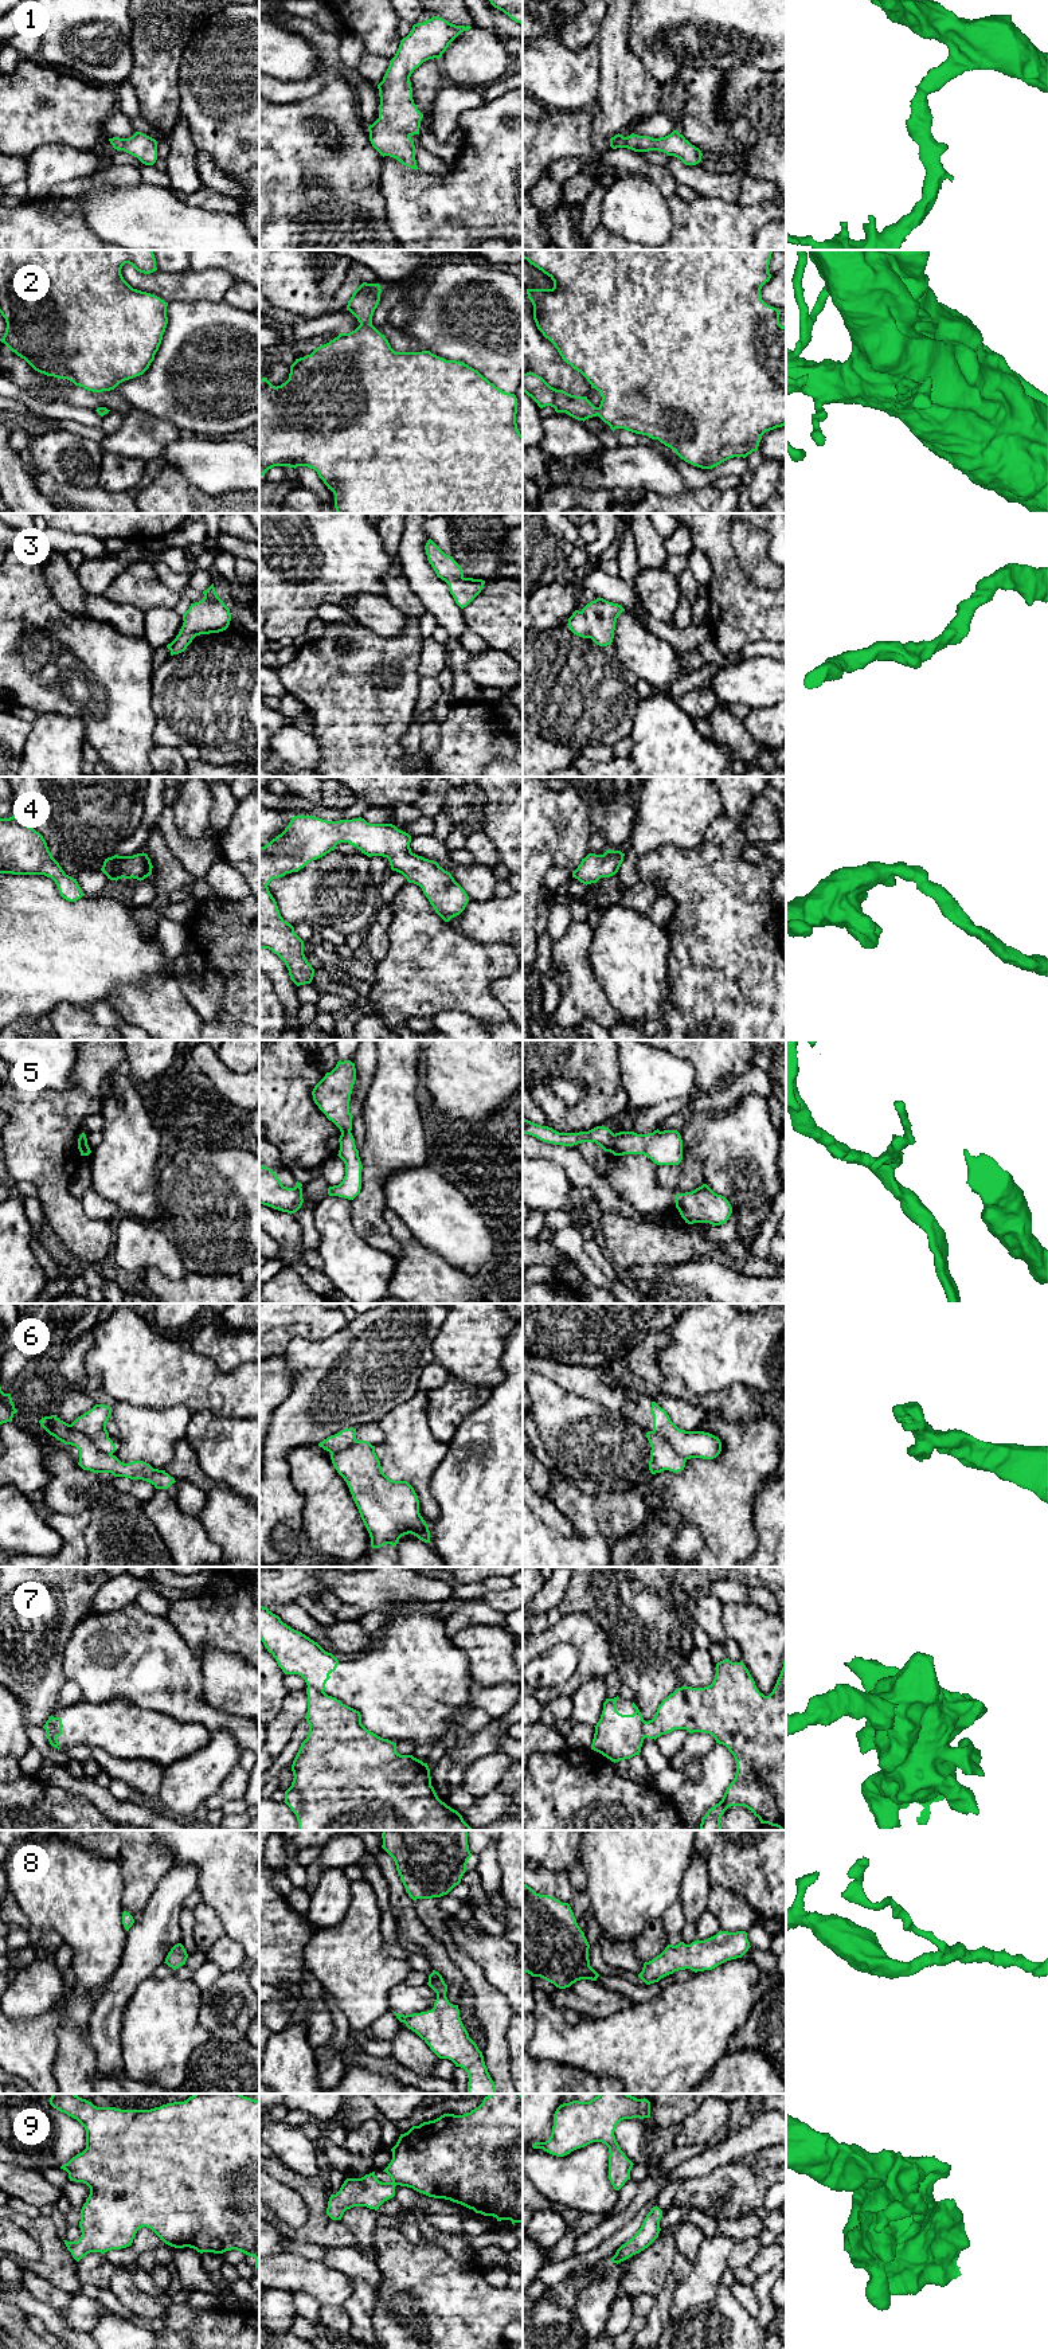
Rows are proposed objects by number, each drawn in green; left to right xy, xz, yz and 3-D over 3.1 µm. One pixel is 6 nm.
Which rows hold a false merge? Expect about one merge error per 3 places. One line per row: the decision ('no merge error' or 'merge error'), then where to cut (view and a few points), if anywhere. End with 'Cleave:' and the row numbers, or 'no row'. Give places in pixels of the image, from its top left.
1: no merge error; cut none
2: no merge error; cut none
3: no merge error; cut none
4: no merge error; cut none
5: merge error; cut yz (614, 1134), (614, 1146), (610, 1152)
6: merge error; cut xy (69, 1425), (110, 1454)
7: merge error; cut xz (308, 1687), (323, 1692)
8: no merge error; cut none
9: no merge error; cut none
Cleave: 5, 6, 7

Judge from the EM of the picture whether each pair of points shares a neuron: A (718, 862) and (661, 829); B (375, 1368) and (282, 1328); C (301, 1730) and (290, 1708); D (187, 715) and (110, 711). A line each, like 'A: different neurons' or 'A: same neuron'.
A: different neurons
B: different neurons
C: different neurons
D: different neurons

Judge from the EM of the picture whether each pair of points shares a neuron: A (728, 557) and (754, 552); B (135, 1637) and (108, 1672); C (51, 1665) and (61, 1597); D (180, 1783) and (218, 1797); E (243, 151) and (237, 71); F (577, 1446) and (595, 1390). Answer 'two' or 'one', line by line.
A: two
B: one
C: one
D: two
E: one
F: two

